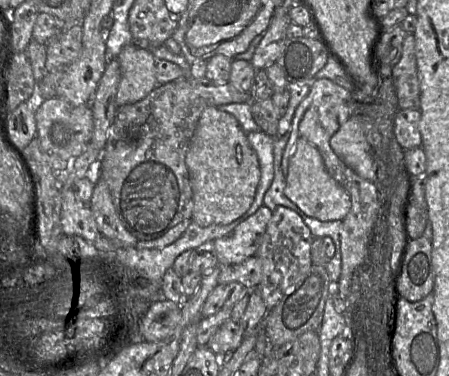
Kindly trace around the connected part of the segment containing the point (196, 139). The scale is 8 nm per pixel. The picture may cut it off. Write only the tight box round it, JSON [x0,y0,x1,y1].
[185,106,260,227]

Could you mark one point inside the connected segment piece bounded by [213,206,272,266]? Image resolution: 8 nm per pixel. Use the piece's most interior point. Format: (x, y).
(243, 241)

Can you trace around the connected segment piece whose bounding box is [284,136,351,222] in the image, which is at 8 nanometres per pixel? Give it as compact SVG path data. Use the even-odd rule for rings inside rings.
M299 137L290 157L284 195L306 216L319 221L342 221L350 210L351 200L344 188L327 172L318 149Z

